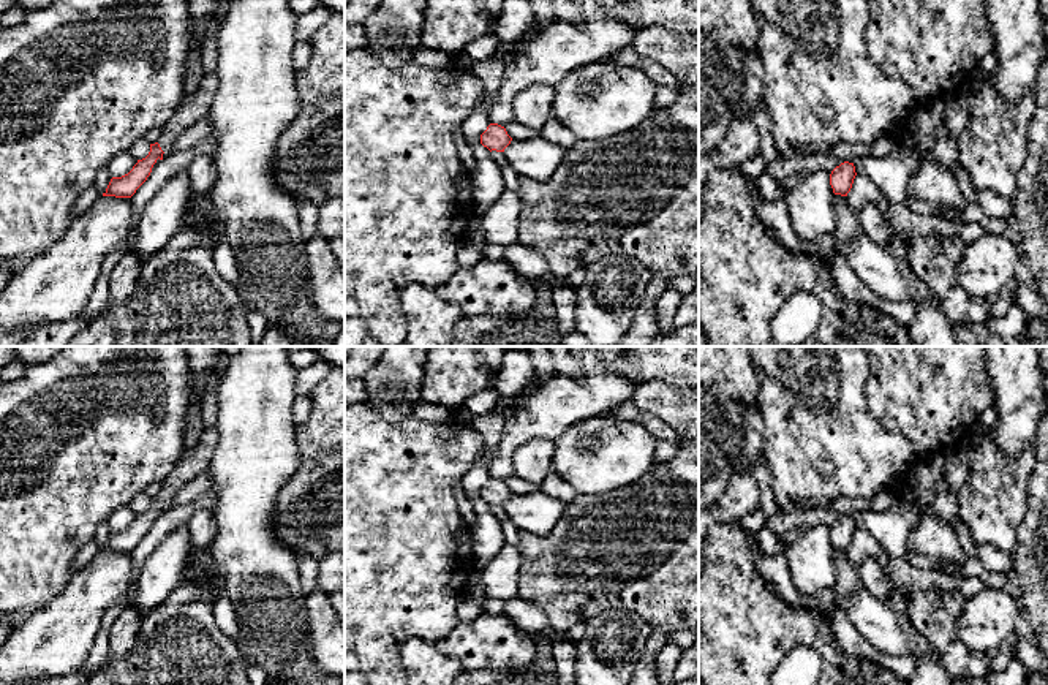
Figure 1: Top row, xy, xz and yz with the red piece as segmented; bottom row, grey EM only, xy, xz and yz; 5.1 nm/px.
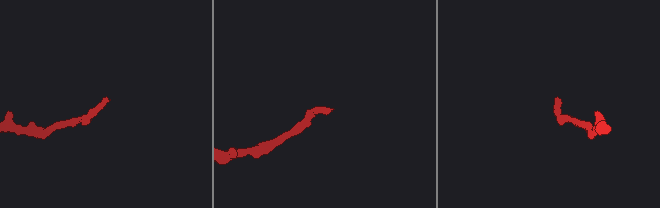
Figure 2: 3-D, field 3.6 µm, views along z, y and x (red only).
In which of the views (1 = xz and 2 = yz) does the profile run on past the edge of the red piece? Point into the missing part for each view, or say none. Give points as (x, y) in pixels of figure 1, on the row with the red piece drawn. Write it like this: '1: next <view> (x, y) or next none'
1: next none
2: next none

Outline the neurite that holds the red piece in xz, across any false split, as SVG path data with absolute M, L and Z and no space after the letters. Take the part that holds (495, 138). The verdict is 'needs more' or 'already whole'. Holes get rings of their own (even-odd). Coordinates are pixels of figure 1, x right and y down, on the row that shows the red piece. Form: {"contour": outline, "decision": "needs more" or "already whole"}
{"contour": "M490 123L487 130L481 134L481 144L490 152L504 152L511 141L512 138L507 134L506 128L498 123Z", "decision": "already whole"}

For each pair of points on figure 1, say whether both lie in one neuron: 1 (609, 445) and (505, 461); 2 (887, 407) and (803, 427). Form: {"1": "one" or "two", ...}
{"1": "two", "2": "two"}

